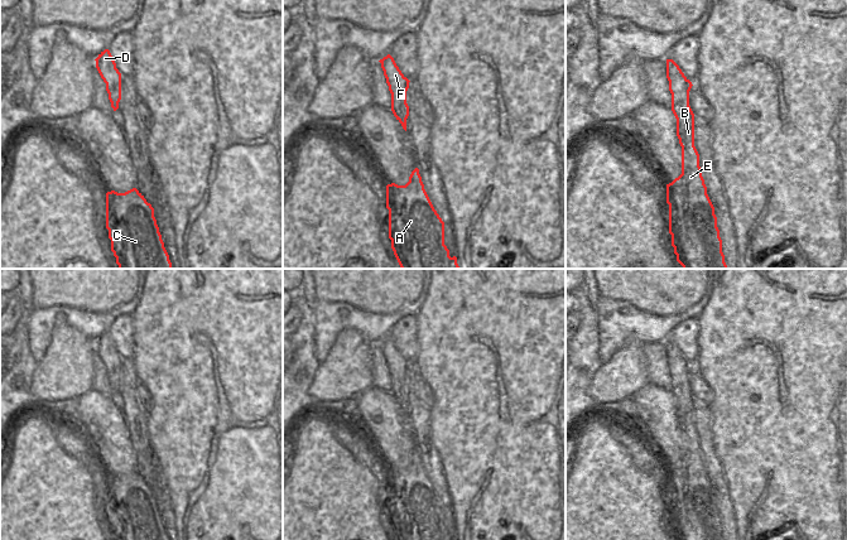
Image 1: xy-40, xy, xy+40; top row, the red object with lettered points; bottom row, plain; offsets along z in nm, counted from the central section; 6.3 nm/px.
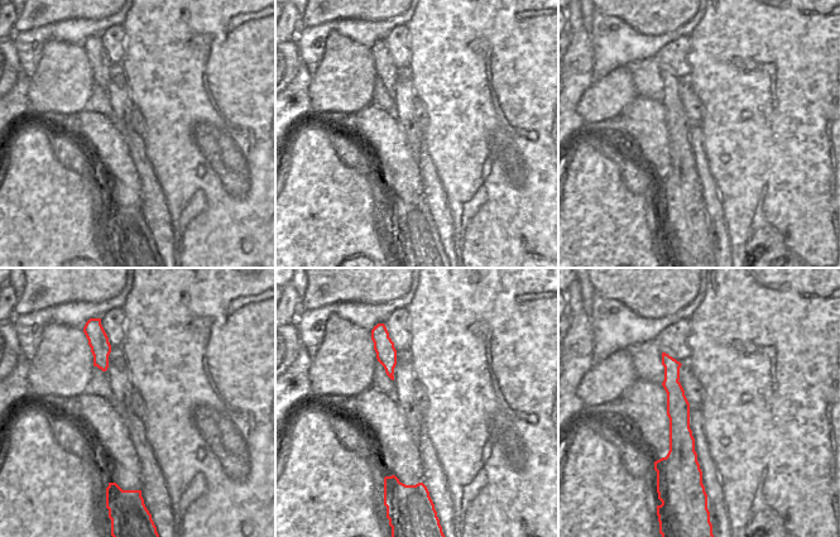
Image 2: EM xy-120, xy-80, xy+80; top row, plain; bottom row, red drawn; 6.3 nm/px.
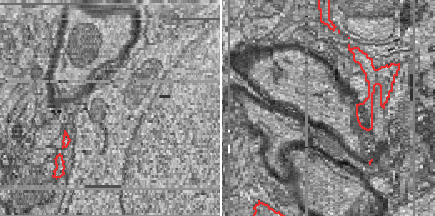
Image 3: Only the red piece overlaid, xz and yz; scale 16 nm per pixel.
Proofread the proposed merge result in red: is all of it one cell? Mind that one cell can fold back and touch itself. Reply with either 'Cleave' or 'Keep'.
Cleave

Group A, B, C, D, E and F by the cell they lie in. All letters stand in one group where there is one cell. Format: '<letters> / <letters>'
A B C E / D F

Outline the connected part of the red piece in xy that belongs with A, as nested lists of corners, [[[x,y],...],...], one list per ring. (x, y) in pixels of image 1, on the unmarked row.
[[[415,450],[405,468],[386,468],[386,491],[389,492],[389,521],[395,540],[451,540],[444,527],[444,505],[434,492]]]

